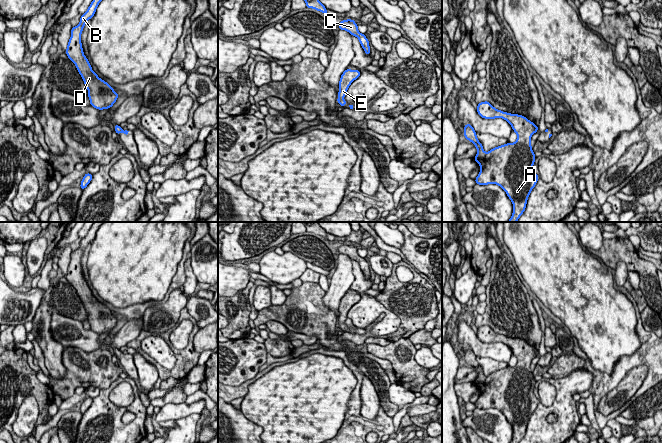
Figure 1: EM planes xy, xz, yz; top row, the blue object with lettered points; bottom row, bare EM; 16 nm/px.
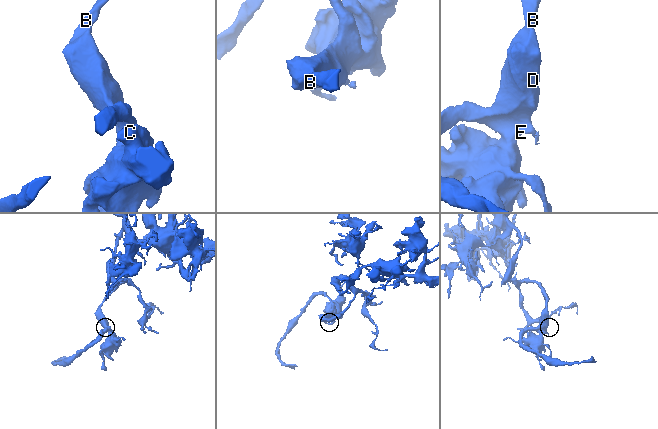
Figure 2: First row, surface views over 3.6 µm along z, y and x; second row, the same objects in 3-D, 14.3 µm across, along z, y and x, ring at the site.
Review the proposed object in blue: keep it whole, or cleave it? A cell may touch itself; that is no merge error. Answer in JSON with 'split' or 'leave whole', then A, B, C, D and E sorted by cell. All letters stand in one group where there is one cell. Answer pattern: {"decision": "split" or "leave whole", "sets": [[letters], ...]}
{"decision": "leave whole", "sets": [["A", "B", "C", "D", "E"]]}

